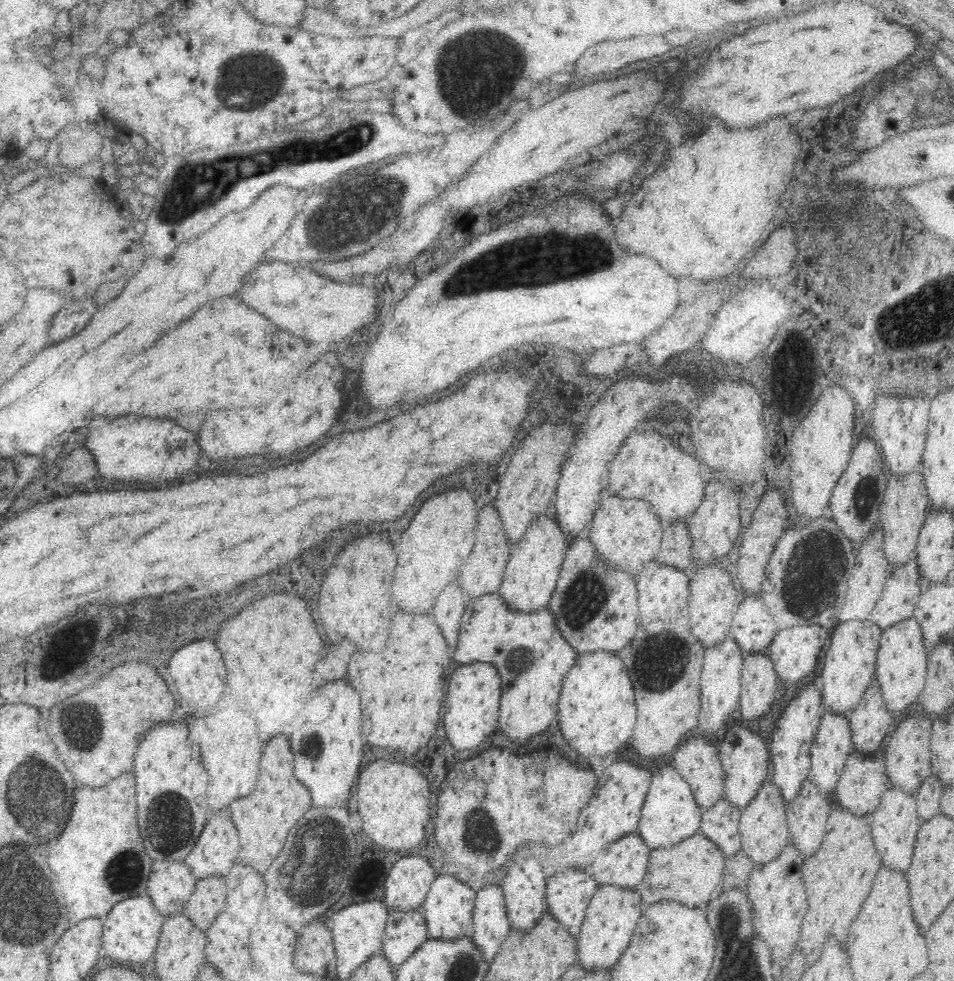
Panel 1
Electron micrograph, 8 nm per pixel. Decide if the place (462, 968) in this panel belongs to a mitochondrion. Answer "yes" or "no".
yes

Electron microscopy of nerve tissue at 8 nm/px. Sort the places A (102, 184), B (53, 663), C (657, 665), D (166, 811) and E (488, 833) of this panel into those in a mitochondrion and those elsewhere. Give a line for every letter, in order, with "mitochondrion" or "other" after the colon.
A: other
B: mitochondrion
C: mitochondrion
D: mitochondrion
E: mitochondrion

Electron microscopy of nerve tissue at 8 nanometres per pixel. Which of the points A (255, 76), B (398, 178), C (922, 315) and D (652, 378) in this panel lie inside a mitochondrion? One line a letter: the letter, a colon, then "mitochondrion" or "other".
A: mitochondrion
B: mitochondrion
C: mitochondrion
D: other

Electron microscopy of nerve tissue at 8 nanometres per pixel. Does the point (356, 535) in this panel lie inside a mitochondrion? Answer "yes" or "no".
no

